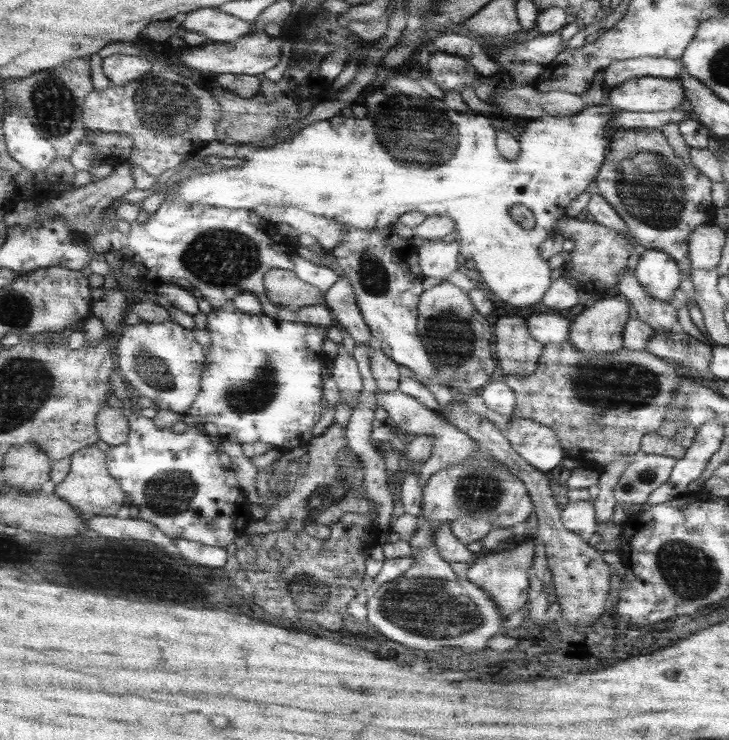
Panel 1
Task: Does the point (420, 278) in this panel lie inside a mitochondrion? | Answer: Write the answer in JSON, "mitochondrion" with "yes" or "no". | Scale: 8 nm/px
{"mitochondrion":"no"}

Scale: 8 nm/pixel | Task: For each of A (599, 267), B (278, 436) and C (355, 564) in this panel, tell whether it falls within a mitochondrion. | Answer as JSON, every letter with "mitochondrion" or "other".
{"A":"other","B":"other","C":"other"}

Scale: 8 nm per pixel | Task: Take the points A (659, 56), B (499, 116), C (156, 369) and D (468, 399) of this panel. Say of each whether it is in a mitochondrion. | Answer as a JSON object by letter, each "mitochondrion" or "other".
{"A":"other","B":"other","C":"mitochondrion","D":"other"}

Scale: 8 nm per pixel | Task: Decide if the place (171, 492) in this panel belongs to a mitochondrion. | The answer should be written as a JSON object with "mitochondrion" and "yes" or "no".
{"mitochondrion":"yes"}

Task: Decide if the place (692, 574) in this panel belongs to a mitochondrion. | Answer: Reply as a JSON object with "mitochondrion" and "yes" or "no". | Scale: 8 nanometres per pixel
{"mitochondrion":"yes"}

